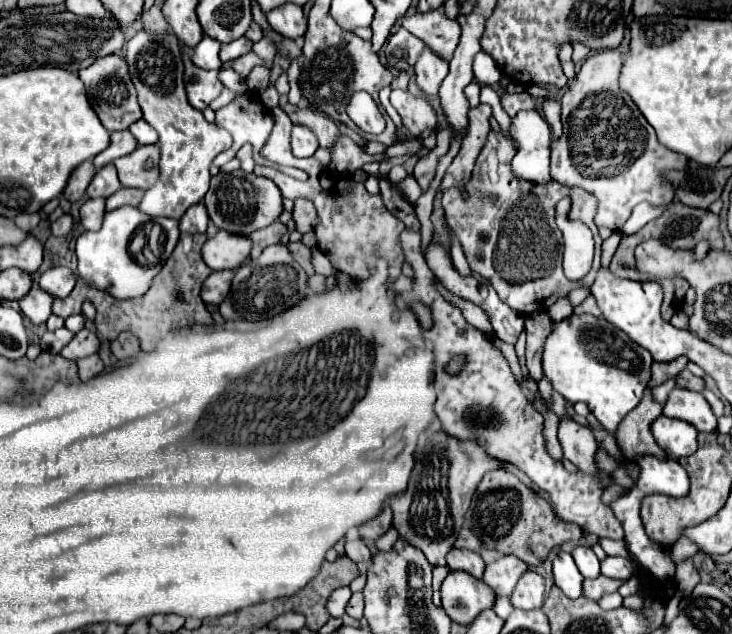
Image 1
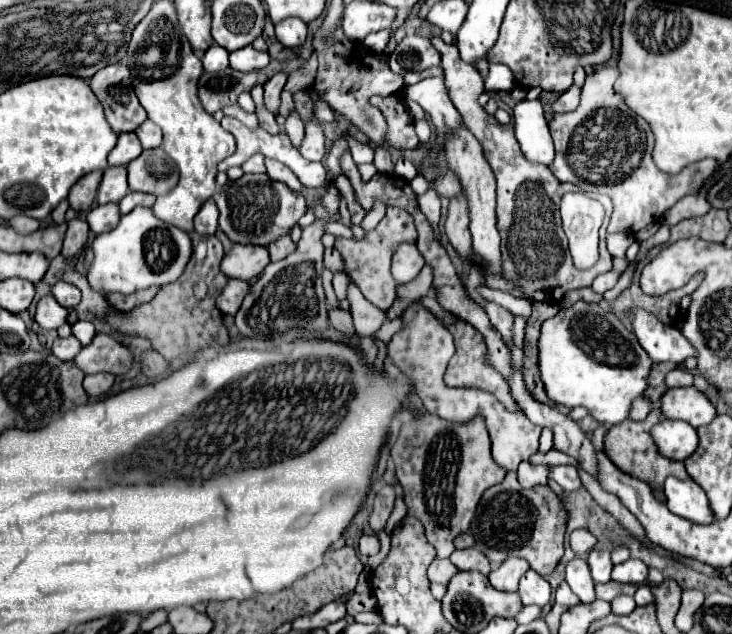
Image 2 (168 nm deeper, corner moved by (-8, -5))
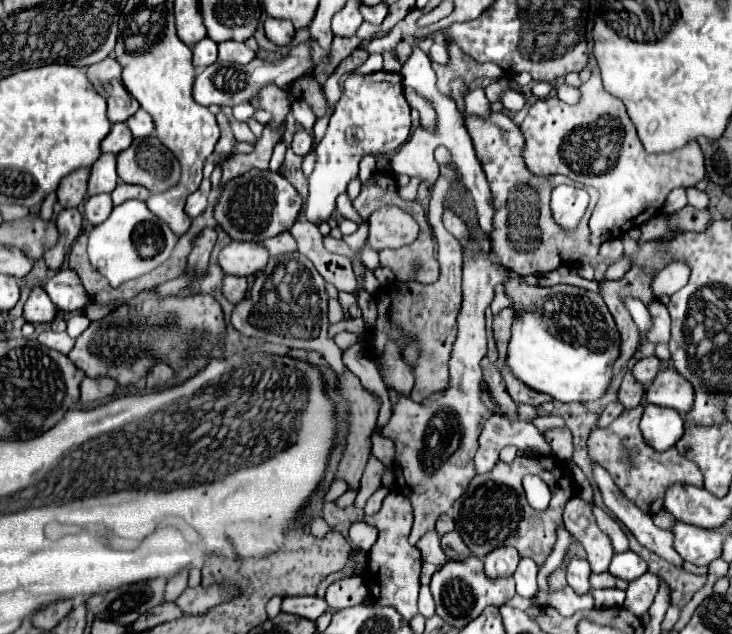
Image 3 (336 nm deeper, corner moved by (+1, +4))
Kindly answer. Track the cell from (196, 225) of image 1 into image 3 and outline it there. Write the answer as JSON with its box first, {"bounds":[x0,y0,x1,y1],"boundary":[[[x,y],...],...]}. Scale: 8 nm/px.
{"bounds":[185,180,211,218],"boundary":[[[203,180],[199,190],[193,192],[189,198],[187,198],[187,206],[185,206],[185,212],[195,218],[199,216],[205,208],[207,208],[207,202],[209,202],[209,190],[211,190],[211,182],[209,180]]]}

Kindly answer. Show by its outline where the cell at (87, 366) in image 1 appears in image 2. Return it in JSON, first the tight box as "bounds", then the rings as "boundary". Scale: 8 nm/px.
{"bounds":[84,373,114,397],"boundary":[[[96,373],[96,375],[86,375],[84,377],[84,389],[90,397],[100,397],[104,395],[114,383],[112,373]]]}

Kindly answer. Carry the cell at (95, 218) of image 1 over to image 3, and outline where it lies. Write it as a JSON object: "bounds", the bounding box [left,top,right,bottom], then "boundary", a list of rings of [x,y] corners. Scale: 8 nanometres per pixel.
{"bounds":[83,194,113,226],"boundary":[[[109,194],[91,196],[91,198],[85,202],[85,206],[83,206],[83,214],[85,214],[85,218],[87,218],[93,226],[105,222],[105,220],[109,218],[111,210],[113,210],[113,202],[111,202],[111,196],[109,196]]]}

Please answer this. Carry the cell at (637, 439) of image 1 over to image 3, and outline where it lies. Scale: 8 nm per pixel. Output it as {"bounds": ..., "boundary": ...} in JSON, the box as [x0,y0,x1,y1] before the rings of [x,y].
{"bounds":[587,406,703,514],"boundary":[[[637,406],[633,410],[625,410],[619,414],[619,418],[607,426],[607,428],[593,428],[587,440],[587,450],[593,462],[605,466],[605,470],[611,474],[613,482],[619,486],[619,490],[629,498],[637,508],[641,508],[647,514],[657,514],[663,510],[663,498],[669,486],[673,484],[691,484],[701,488],[703,486],[703,474],[699,466],[685,456],[677,452],[677,448],[669,448],[665,452],[653,450],[641,436],[639,420],[643,414],[643,406]]]}

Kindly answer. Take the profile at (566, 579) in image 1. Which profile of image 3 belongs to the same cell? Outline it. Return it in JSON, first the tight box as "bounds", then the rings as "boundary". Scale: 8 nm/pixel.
{"bounds":[567,558,591,594],"boundary":[[[573,558],[567,566],[567,582],[577,594],[587,594],[591,590],[589,574],[591,574],[591,568],[589,568],[587,560]]]}

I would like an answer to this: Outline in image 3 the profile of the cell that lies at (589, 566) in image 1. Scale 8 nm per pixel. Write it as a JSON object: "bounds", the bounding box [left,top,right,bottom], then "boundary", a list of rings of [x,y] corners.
{"bounds":[563,496,613,572],"boundary":[[[575,496],[567,502],[563,513],[564,526],[585,548],[587,562],[593,572],[605,572],[613,558],[613,546],[605,532],[599,530],[593,516],[593,500],[585,502]]]}

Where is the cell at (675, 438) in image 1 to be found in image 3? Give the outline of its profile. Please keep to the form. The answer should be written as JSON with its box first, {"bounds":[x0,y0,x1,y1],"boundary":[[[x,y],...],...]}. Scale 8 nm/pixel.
{"bounds":[641,404,683,450],"boundary":[[[647,404],[641,418],[641,432],[645,442],[655,450],[667,450],[683,436],[683,420],[677,410]]]}

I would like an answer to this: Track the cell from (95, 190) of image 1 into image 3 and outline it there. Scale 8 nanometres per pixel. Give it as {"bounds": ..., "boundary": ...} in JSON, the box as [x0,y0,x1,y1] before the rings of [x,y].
{"bounds":[89,154,117,196],"boundary":[[[101,154],[97,162],[91,166],[89,176],[89,196],[101,194],[101,192],[113,192],[117,186],[117,172],[115,172],[115,156],[113,154]]]}

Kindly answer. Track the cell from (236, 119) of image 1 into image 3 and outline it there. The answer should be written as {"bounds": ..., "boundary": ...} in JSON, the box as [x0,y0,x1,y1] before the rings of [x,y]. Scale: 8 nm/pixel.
{"bounds":[213,112,235,164],"boundary":[[[223,112],[217,114],[217,122],[219,122],[219,128],[221,128],[221,138],[215,146],[215,152],[213,152],[213,162],[217,164],[221,158],[229,158],[233,154],[233,144],[235,144],[235,138],[233,138],[233,132],[229,130],[229,120],[225,118]]]}

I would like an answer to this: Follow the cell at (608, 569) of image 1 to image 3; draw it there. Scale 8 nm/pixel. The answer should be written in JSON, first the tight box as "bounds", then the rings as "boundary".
{"bounds":[609,552,647,580],"boundary":[[[623,552],[623,554],[615,554],[613,562],[609,566],[609,572],[621,580],[635,580],[639,576],[643,576],[647,572],[647,562],[643,558],[639,558],[635,552]]]}

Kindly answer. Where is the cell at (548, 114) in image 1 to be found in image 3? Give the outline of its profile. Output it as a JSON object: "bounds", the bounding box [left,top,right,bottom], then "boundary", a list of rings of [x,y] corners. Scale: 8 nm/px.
{"bounds":[557,84,579,104],"boundary":[[[563,84],[563,86],[557,88],[557,98],[561,98],[567,104],[577,104],[579,102],[579,90]]]}

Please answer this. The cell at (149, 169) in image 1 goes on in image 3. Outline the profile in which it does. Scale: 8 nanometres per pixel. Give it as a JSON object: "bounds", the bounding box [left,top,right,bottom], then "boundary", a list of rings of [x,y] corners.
{"bounds":[117,136,181,194],"boundary":[[[147,136],[135,138],[127,150],[117,154],[117,174],[127,184],[139,184],[145,186],[151,194],[159,194],[177,186],[177,182],[181,180],[181,164],[175,154],[165,148],[155,136]]]}

